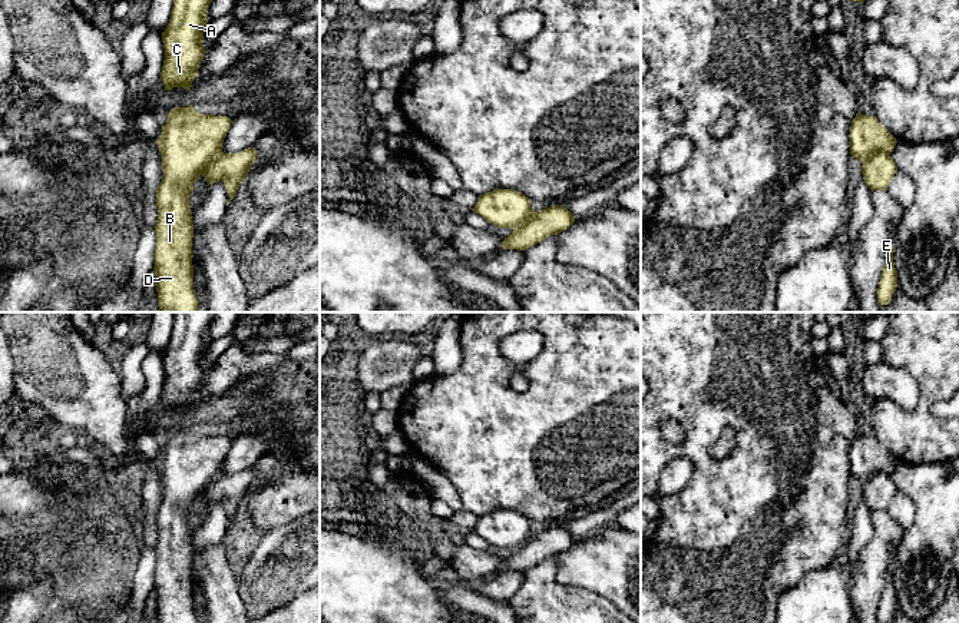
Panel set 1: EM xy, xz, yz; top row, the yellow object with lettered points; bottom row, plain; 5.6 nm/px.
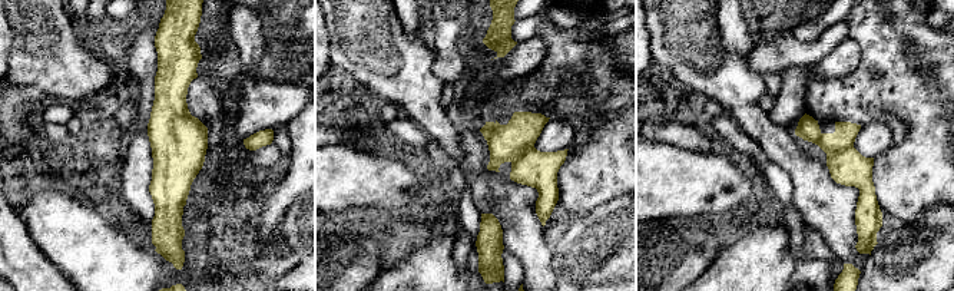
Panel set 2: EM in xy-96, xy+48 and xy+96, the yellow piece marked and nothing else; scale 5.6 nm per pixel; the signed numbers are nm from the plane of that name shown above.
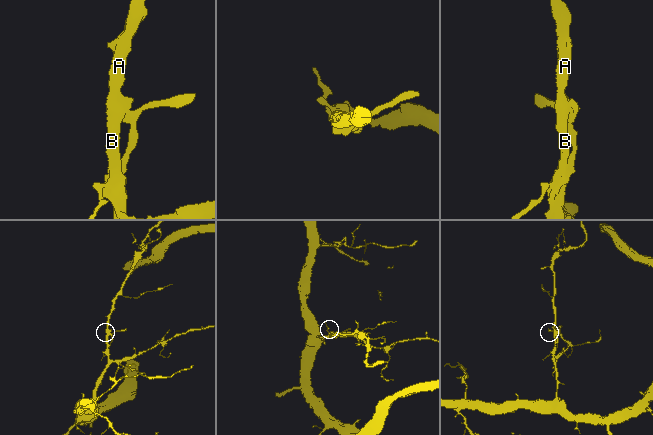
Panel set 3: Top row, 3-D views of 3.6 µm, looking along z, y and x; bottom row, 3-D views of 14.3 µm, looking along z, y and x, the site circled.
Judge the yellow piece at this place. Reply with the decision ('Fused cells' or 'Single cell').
Single cell

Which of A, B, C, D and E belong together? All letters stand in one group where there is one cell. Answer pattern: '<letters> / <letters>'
A B C D E

